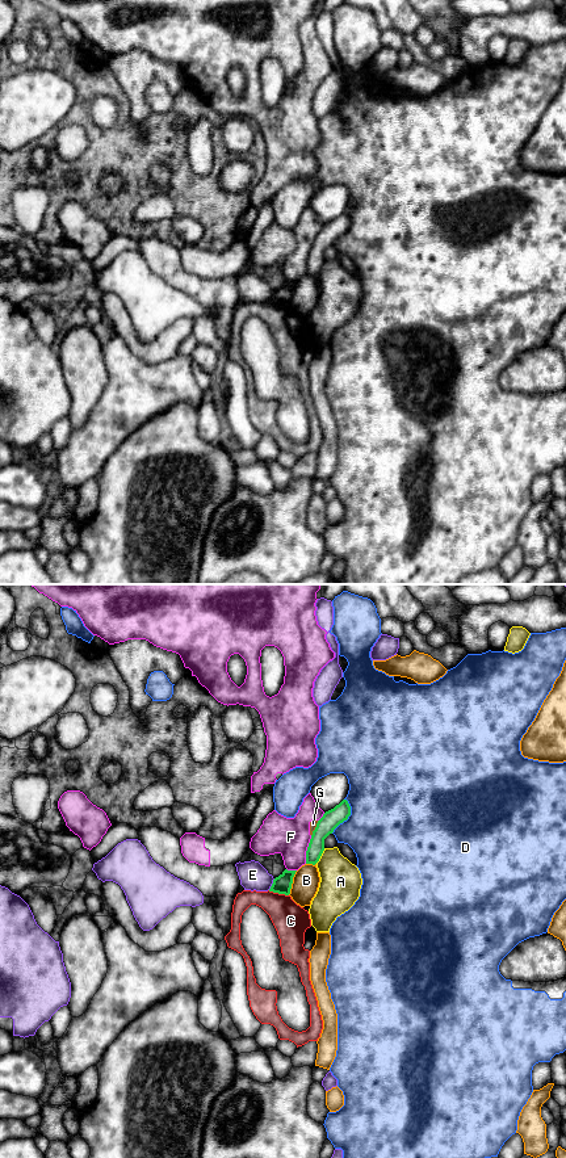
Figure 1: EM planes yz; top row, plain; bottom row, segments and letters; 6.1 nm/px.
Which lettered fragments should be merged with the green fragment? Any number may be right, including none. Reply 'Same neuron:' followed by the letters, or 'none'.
Same neuron: none

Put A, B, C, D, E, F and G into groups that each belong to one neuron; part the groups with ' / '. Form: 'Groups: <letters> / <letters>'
Groups: A / B / C / D / E / F G

